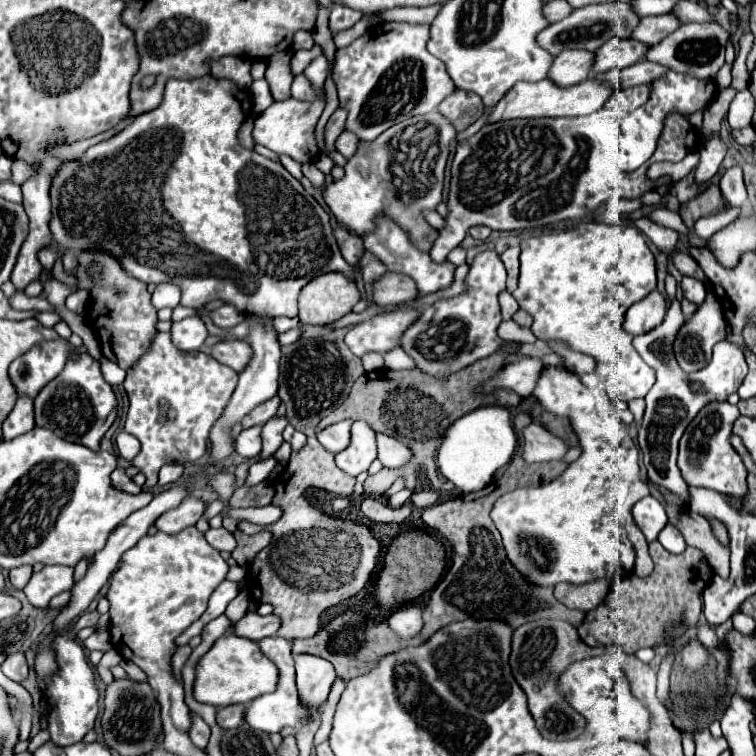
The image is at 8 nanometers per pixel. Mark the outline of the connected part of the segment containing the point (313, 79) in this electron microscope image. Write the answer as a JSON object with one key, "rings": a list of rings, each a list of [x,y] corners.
{"rings":[[[318,56],[316,60],[312,60],[312,62],[306,66],[306,70],[304,70],[302,74],[304,74],[304,76],[310,80],[312,88],[320,90],[320,88],[324,86],[326,72],[328,72],[328,60],[326,60],[324,56]]]}

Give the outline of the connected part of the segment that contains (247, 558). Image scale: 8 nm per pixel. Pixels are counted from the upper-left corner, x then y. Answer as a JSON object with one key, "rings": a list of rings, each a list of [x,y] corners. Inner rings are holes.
{"rings":[[[236,529],[234,536],[236,542],[238,542],[238,546],[236,546],[236,550],[232,552],[232,558],[234,558],[240,566],[248,566],[248,564],[254,560],[254,556],[270,544],[272,539],[272,534],[268,531],[249,536],[242,534],[239,529]]]}

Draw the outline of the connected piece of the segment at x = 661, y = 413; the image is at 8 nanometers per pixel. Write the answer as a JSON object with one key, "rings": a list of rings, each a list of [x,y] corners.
{"rings":[[[672,300],[664,322],[660,326],[652,328],[650,332],[638,334],[634,338],[634,348],[644,358],[644,362],[650,368],[654,368],[654,372],[656,372],[656,384],[646,394],[646,414],[644,414],[644,420],[638,428],[640,430],[638,442],[640,442],[640,450],[644,454],[648,478],[652,482],[668,488],[670,492],[674,492],[676,496],[680,496],[686,502],[686,498],[690,498],[688,486],[686,486],[684,478],[680,476],[680,468],[676,464],[678,442],[680,442],[686,426],[700,412],[702,406],[706,406],[710,400],[722,402],[728,398],[728,394],[738,390],[738,386],[742,384],[742,380],[748,374],[748,366],[744,360],[744,350],[740,346],[728,346],[726,352],[716,352],[716,356],[726,356],[726,360],[716,358],[716,364],[710,364],[702,372],[686,374],[678,366],[678,362],[674,358],[674,350],[672,350],[676,334],[684,322],[686,322],[686,318],[680,310],[680,302]]]}

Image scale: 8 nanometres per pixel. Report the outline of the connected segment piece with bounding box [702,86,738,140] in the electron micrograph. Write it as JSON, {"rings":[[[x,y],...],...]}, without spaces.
{"rings":[[[728,86],[726,90],[722,90],[720,94],[718,94],[718,98],[704,110],[704,124],[702,124],[702,134],[704,134],[704,138],[708,140],[712,134],[716,134],[718,130],[720,130],[720,124],[722,124],[722,120],[724,120],[724,116],[726,116],[726,112],[728,112],[728,106],[730,106],[730,102],[732,102],[732,98],[736,96],[736,88],[732,88],[732,86]]]}

